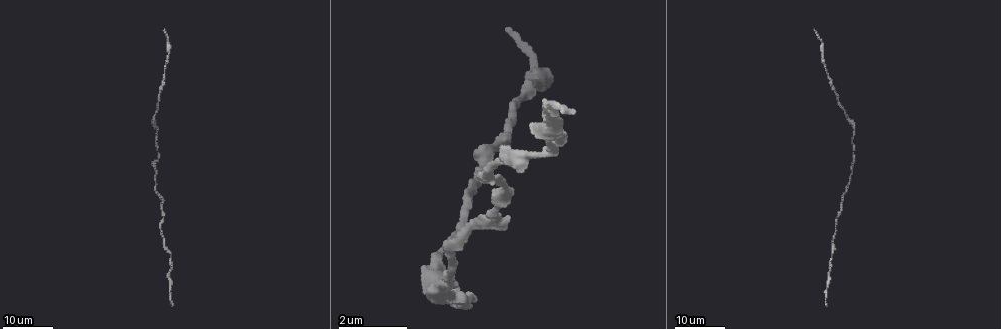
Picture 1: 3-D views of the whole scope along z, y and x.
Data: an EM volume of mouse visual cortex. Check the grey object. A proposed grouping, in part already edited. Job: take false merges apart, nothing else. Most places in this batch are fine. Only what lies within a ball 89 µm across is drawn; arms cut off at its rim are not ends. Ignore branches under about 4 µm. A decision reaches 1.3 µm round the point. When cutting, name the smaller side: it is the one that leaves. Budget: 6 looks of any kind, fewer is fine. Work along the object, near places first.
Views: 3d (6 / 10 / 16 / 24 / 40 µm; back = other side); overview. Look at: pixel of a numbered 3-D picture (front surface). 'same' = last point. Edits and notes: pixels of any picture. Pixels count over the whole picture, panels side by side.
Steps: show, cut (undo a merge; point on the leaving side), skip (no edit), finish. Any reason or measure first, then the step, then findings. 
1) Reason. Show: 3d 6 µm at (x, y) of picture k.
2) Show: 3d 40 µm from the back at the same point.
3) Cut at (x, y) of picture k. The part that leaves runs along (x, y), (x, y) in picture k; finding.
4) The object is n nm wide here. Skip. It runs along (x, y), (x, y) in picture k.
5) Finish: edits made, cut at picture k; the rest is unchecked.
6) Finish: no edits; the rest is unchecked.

Thick turns thin. Show: 3d 24 µm at (164, 221) of picture 1.

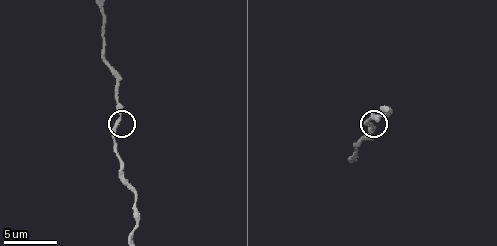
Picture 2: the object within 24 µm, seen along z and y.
Show: 3d 6 µm at (118, 119) of picture 2.

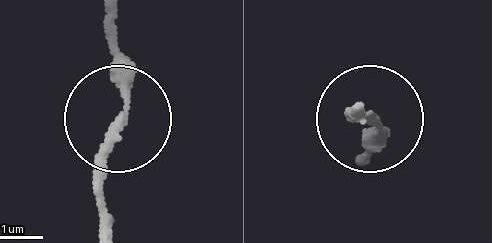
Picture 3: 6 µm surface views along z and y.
Skip. It runs along (113, 13), (124, 99), (103, 174), (103, 225) in picture 3; continuous, no second neuron.

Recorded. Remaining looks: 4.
Thick turns thin. Show: 3d 24 µm at (855, 127) of picture 1.

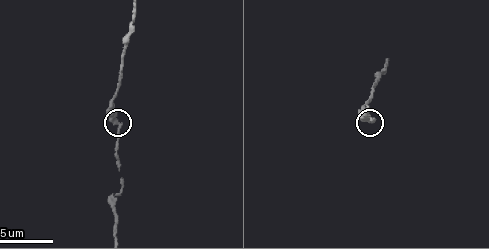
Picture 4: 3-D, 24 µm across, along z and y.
Show: 3d 10 µm at (116, 125) of picture 4.

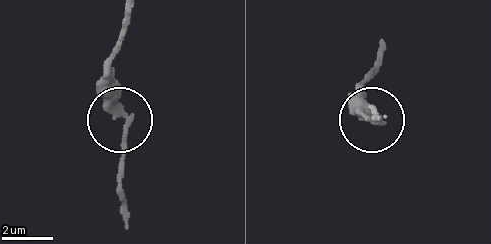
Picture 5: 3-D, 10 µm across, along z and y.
The object is 190 nm wide here. Cut at (113, 87) of picture 5. The part that leaves runs along (125, 112), (112, 69), (125, 11) in picture 5; two neurons meet here.

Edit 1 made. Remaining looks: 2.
Show: 3d 10 µm at (380, 117) of picture 2.

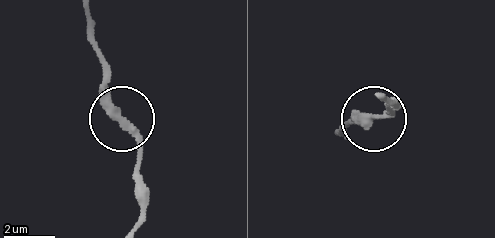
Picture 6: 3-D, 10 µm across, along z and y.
Skip. It runs along (89, 9), (102, 93), (138, 144), (145, 187) in picture 6; one neuron here.

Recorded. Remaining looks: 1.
Finish: edits made, cut at picture 5; the rest is unchecked.

